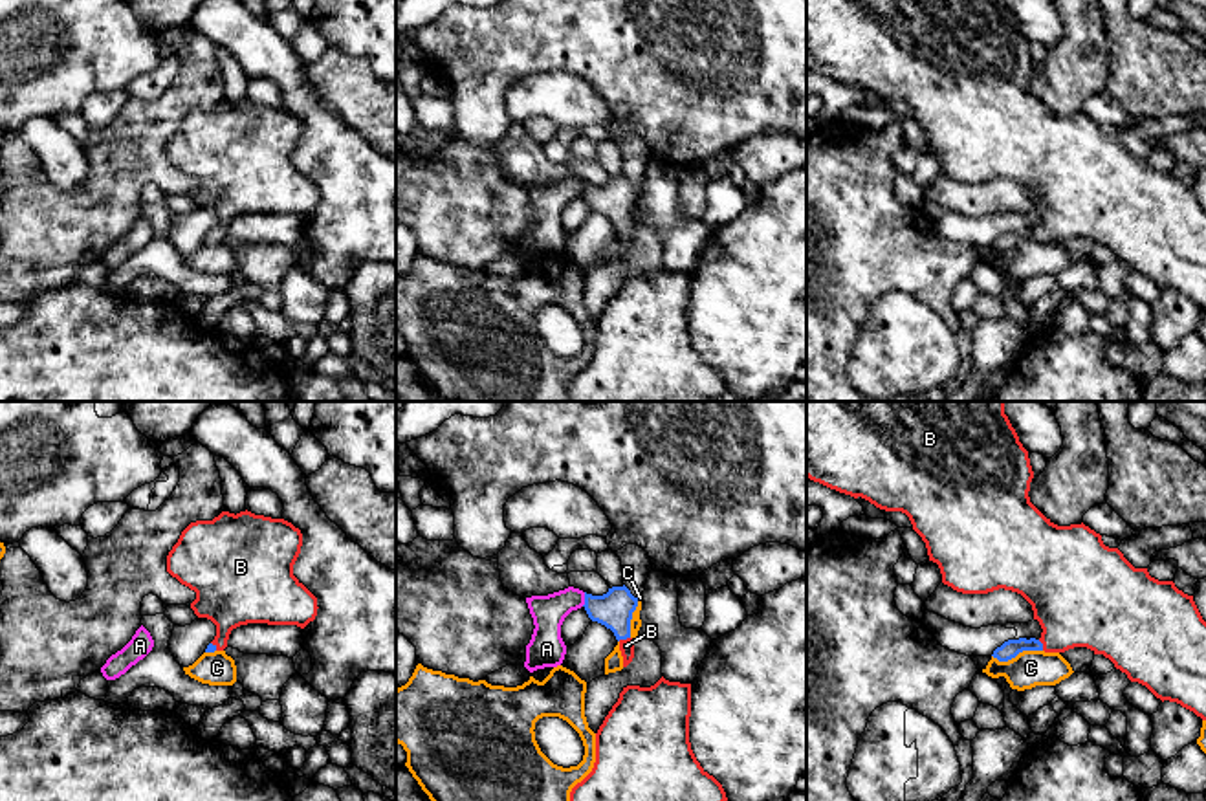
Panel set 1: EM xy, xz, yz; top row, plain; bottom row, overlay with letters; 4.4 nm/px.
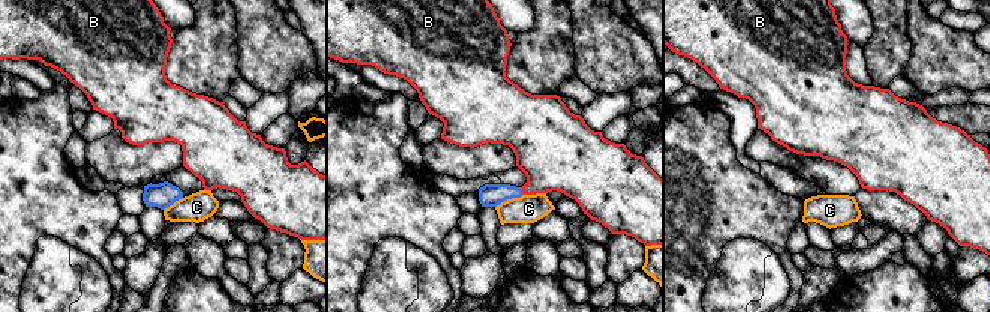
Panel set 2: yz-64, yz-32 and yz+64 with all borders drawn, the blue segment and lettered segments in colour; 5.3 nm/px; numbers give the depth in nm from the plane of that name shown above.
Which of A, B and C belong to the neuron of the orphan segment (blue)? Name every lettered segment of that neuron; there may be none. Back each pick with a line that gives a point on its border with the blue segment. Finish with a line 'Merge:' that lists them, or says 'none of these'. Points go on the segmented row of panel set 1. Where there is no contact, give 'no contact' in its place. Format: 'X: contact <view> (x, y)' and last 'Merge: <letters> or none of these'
B: contact xz (624, 638)
Merge: B

